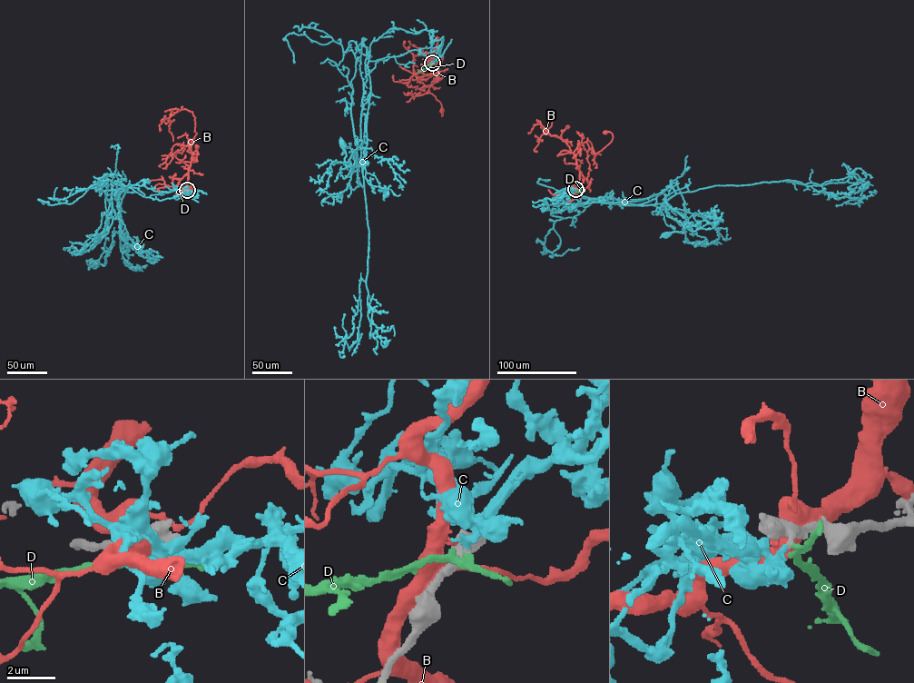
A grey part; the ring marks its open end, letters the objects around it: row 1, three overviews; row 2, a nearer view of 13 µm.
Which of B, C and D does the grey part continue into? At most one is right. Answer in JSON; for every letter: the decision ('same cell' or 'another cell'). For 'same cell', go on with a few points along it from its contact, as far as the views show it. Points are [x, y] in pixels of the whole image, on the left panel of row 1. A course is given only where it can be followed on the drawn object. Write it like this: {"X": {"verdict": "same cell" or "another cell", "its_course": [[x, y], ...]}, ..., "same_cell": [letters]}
{"B": {"verdict": "another cell"}, "C": {"verdict": "same cell", "its_course": [[187, 190], [160, 200], [123, 185], [120, 211], [112, 188], [105, 203], [112, 223], [105, 235], [96, 235]]}, "D": {"verdict": "another cell"}, "same_cell": ["C"]}

